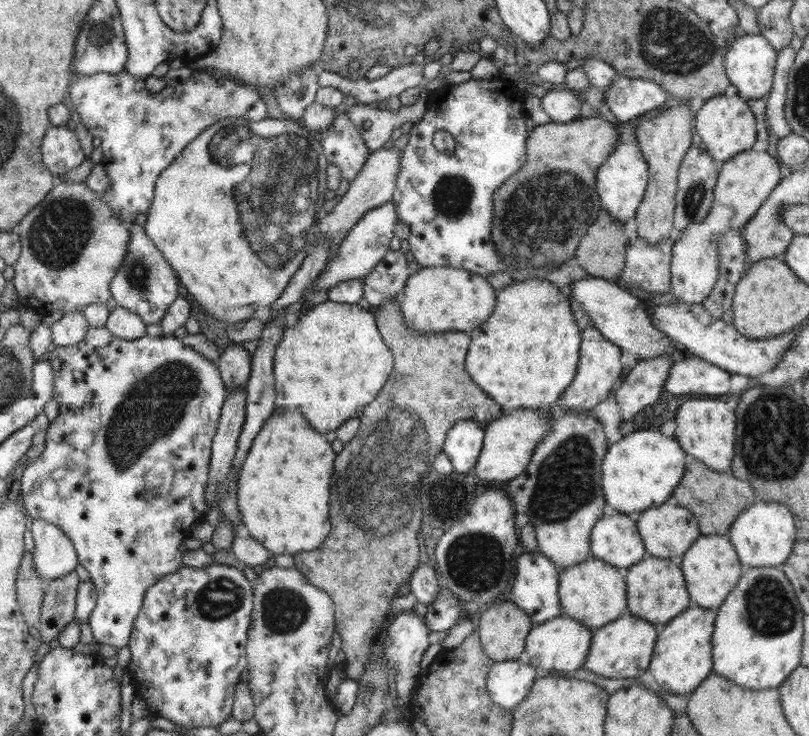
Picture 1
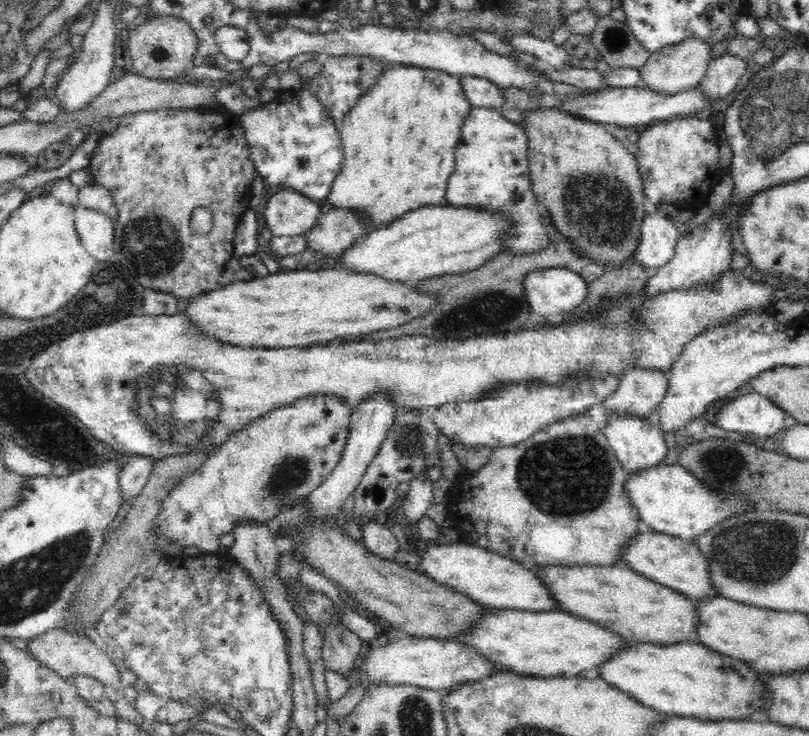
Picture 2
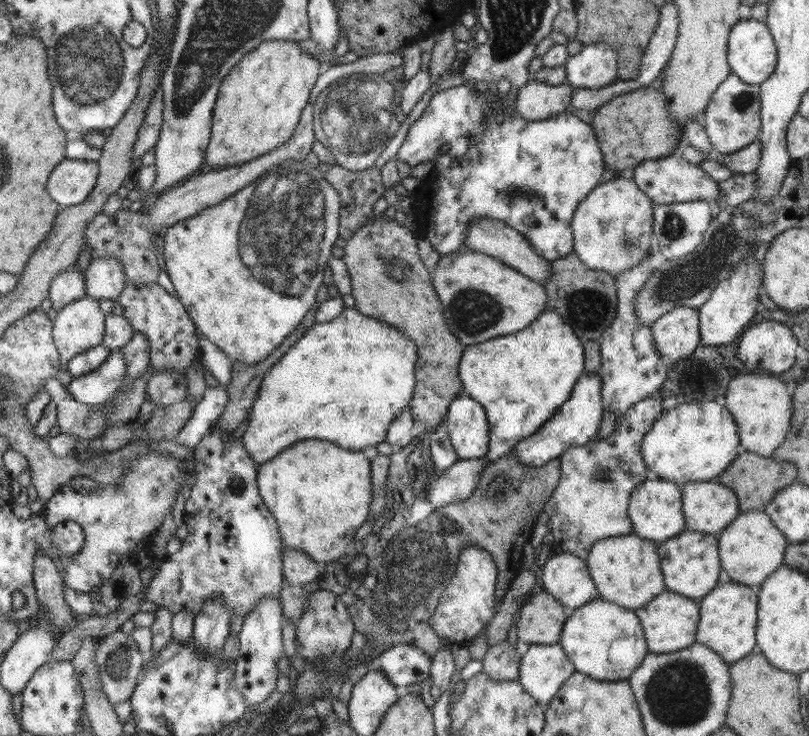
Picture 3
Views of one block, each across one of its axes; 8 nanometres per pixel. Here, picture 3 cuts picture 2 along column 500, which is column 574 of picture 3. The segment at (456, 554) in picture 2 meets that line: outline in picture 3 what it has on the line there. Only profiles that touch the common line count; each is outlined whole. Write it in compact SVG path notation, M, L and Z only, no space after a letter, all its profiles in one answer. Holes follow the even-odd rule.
M555 552L545 562L542 584L560 604L574 609L599 598L586 561L569 552Z

